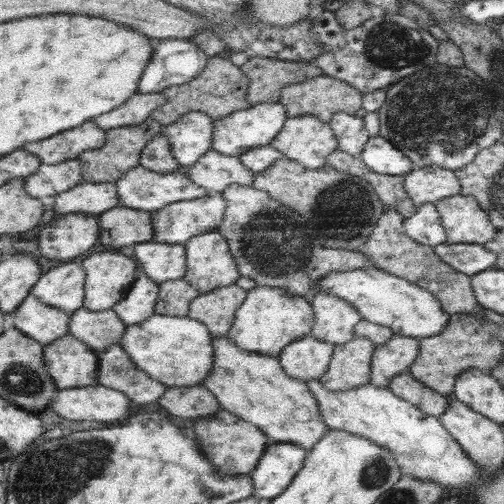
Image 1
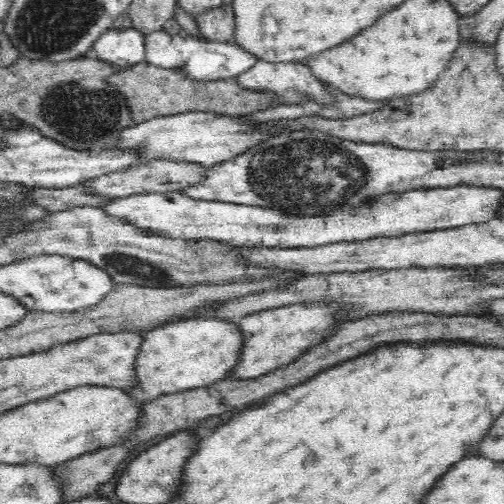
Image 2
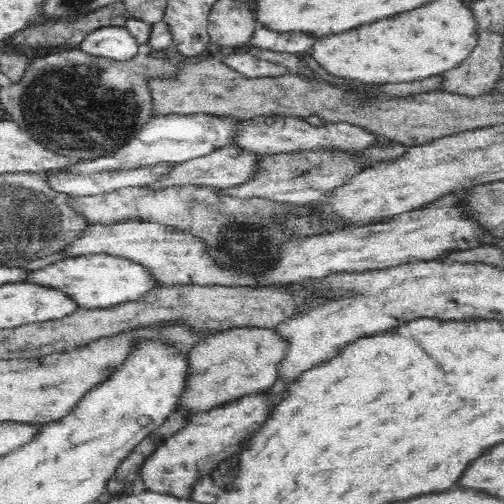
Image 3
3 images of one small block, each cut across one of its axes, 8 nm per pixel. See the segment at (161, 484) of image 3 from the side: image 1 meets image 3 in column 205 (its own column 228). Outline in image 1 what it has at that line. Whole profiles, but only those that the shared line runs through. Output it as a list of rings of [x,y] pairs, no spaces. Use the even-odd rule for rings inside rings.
[[[219,410],[215,416],[197,418],[197,420],[199,422],[193,426],[195,442],[199,442],[199,450],[203,450],[203,458],[207,458],[211,466],[215,466],[215,472],[221,476],[251,474],[251,470],[257,466],[259,458],[263,456],[269,438],[257,426],[239,420],[227,410]]]

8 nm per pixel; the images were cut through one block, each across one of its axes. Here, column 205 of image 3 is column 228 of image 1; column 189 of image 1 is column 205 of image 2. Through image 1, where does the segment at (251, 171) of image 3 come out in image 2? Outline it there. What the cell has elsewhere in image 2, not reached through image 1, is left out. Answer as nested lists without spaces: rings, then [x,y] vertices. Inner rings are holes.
[[[152,160],[152,162],[142,162],[142,164],[132,164],[128,170],[122,172],[114,172],[114,174],[104,174],[102,178],[94,178],[90,182],[86,182],[84,186],[92,190],[92,194],[96,196],[104,196],[104,198],[126,198],[126,196],[134,196],[134,194],[168,194],[168,192],[184,192],[188,186],[196,186],[202,184],[206,180],[210,168],[194,164],[194,162],[172,162],[172,160]]]

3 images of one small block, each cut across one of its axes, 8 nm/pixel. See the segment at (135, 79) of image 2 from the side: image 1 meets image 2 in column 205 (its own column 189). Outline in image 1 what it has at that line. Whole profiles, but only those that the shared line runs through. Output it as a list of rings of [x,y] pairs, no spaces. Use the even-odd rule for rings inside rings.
[[[215,56],[215,58],[207,60],[207,66],[201,70],[201,74],[197,78],[189,80],[187,84],[171,86],[171,88],[165,88],[163,92],[159,92],[159,94],[167,96],[167,104],[161,106],[159,110],[155,110],[153,116],[157,120],[161,120],[163,126],[179,122],[191,110],[199,110],[199,112],[207,114],[211,120],[225,118],[227,114],[235,114],[237,110],[251,108],[251,104],[247,102],[249,84],[251,84],[249,78],[239,70],[239,66],[231,64],[225,56]]]

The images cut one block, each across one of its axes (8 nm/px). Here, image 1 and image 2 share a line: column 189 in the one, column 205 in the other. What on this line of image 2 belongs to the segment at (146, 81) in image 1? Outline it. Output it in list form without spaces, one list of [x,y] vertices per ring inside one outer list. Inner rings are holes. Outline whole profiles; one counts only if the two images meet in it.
[[[156,30],[144,36],[146,46],[146,64],[160,66],[160,68],[176,68],[182,70],[192,80],[224,80],[224,78],[238,78],[246,70],[250,70],[256,64],[256,58],[238,46],[236,42],[224,44],[224,42],[202,42],[196,38],[180,38],[172,36],[164,30]]]

